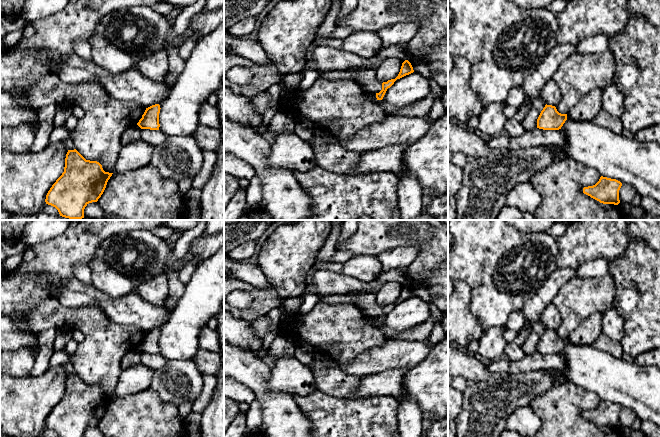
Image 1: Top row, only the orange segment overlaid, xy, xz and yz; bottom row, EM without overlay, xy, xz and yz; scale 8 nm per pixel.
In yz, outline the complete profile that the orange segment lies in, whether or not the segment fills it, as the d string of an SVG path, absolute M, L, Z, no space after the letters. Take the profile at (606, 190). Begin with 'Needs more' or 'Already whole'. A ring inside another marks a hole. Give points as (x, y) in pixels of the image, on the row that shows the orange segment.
Already whole. M601 176L595 185L584 187L583 193L600 203L618 205L621 186L620 181Z

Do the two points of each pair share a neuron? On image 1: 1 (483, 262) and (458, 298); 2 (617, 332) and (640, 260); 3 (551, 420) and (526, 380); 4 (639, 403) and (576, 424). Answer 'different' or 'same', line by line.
1: different
2: different
3: different
4: different

